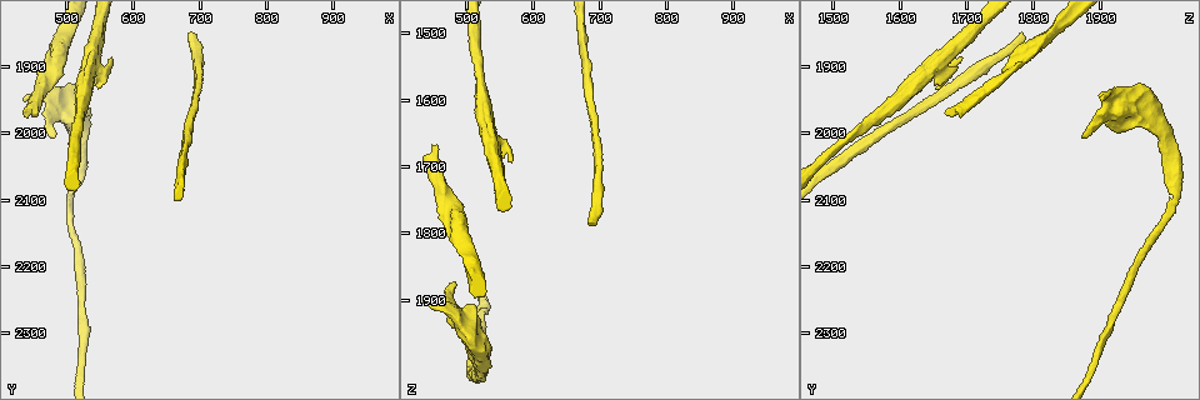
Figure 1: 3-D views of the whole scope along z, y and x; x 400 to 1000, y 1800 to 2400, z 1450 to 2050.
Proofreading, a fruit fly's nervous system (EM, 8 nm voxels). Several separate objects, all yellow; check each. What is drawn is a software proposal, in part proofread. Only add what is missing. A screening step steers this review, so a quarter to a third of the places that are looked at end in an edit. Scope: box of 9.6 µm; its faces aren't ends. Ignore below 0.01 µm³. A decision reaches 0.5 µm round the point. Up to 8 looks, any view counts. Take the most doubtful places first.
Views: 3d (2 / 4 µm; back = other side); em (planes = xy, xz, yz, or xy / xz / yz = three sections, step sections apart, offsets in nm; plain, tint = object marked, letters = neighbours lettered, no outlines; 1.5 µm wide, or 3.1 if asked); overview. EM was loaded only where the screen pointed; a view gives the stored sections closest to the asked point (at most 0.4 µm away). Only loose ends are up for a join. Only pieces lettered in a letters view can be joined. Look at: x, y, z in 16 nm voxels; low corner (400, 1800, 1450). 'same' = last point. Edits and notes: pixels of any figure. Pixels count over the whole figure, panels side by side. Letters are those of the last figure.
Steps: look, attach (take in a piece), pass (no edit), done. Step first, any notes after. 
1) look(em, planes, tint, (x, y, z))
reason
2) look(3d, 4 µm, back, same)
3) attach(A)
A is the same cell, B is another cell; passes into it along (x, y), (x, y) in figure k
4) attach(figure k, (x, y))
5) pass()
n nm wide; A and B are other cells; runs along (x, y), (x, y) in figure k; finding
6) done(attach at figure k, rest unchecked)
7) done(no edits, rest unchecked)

look(3d, 2 µm, (685, 1850, 1780))
free end

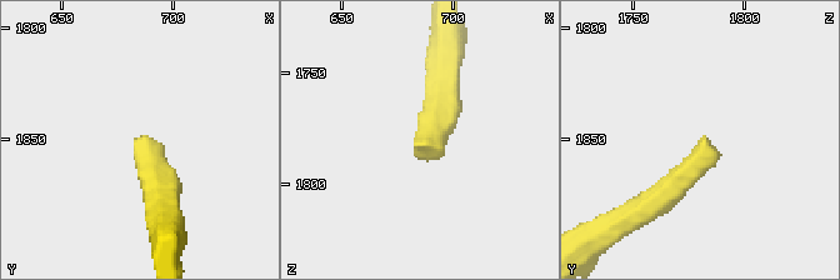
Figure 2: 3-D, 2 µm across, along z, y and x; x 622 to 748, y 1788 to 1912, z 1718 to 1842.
look(em, planes, tint, (683, 1849, 1782))
now the EM

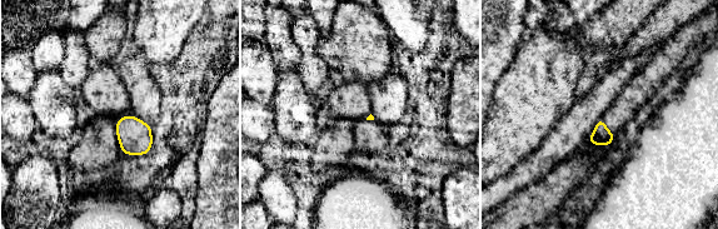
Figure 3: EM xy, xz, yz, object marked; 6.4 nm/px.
look(em, planes, letters, same)
what lies round it

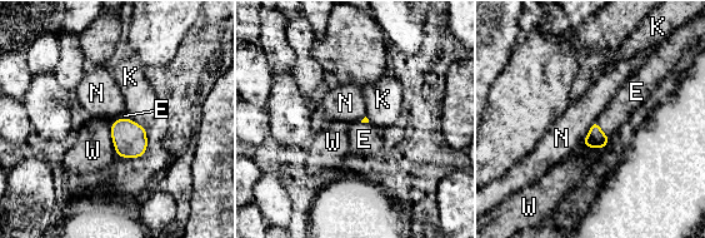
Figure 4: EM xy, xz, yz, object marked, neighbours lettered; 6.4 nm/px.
attach(E)
W touches over 190 nm; E is the same cell, K, N and W are other cells; it goes on there

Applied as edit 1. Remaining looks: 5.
look(overview)
see it whole again

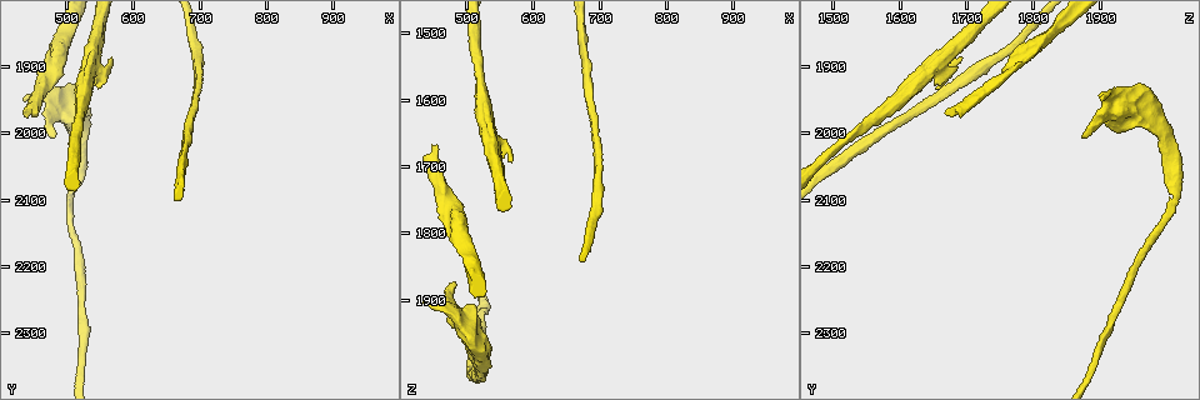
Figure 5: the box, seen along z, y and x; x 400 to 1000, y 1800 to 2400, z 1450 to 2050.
look(em, planes, tint, (565, 1885, 1690))
branch stops here

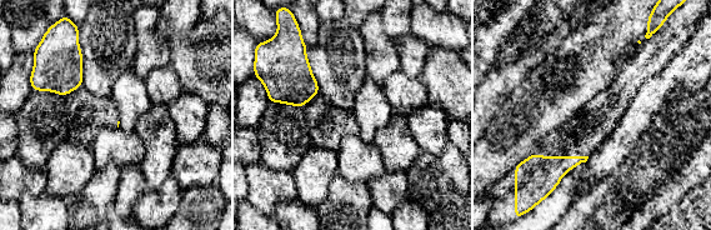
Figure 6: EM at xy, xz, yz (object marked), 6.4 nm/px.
look(em, planes, letters, same)

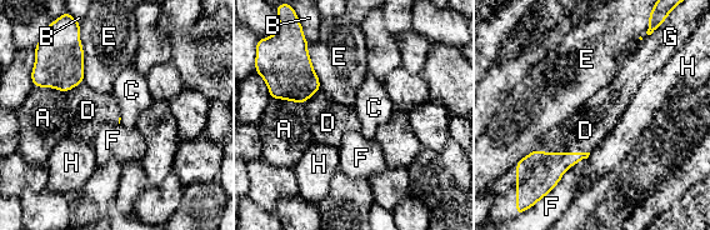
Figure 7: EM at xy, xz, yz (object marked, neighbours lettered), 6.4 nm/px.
pass()
A, B, C, D, E, F, G and H are other cells; border along (536, 149), (544, 151), (589, 153) in figure 7; none of them fits

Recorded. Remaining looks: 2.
look(3d, 4 µm, (515, 1930, 1970))
free end

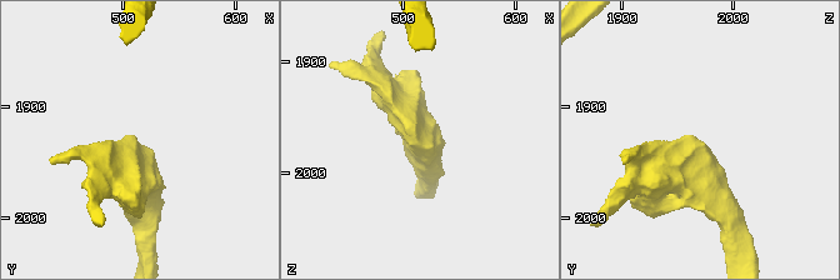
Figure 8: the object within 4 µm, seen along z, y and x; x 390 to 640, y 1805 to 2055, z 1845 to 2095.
look(em, xy, step 8, letters, (514, 1930, 1970))

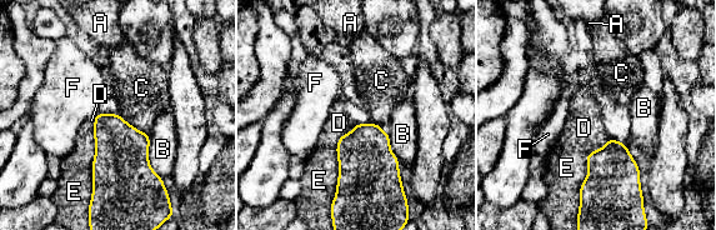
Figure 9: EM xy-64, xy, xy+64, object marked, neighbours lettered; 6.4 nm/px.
pass()
A, B, C, D, E and F are other cells; border along (118, 113), (149, 136) in figure 9; no lettered piece goes on from it

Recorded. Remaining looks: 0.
done(attach at figure 4, rest unchecked)

